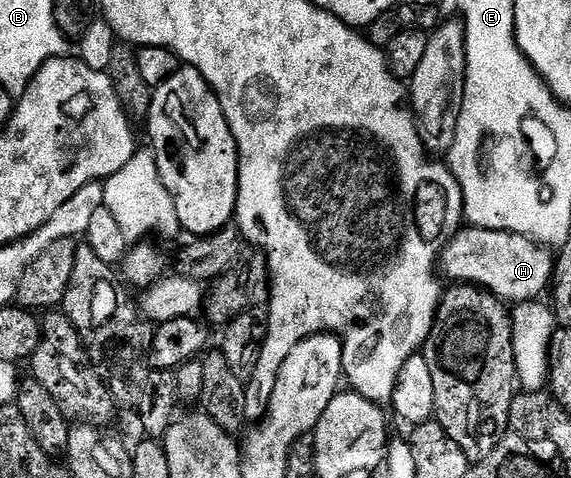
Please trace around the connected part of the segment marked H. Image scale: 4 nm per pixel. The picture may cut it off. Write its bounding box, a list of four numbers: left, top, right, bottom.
[442,227,555,303]

